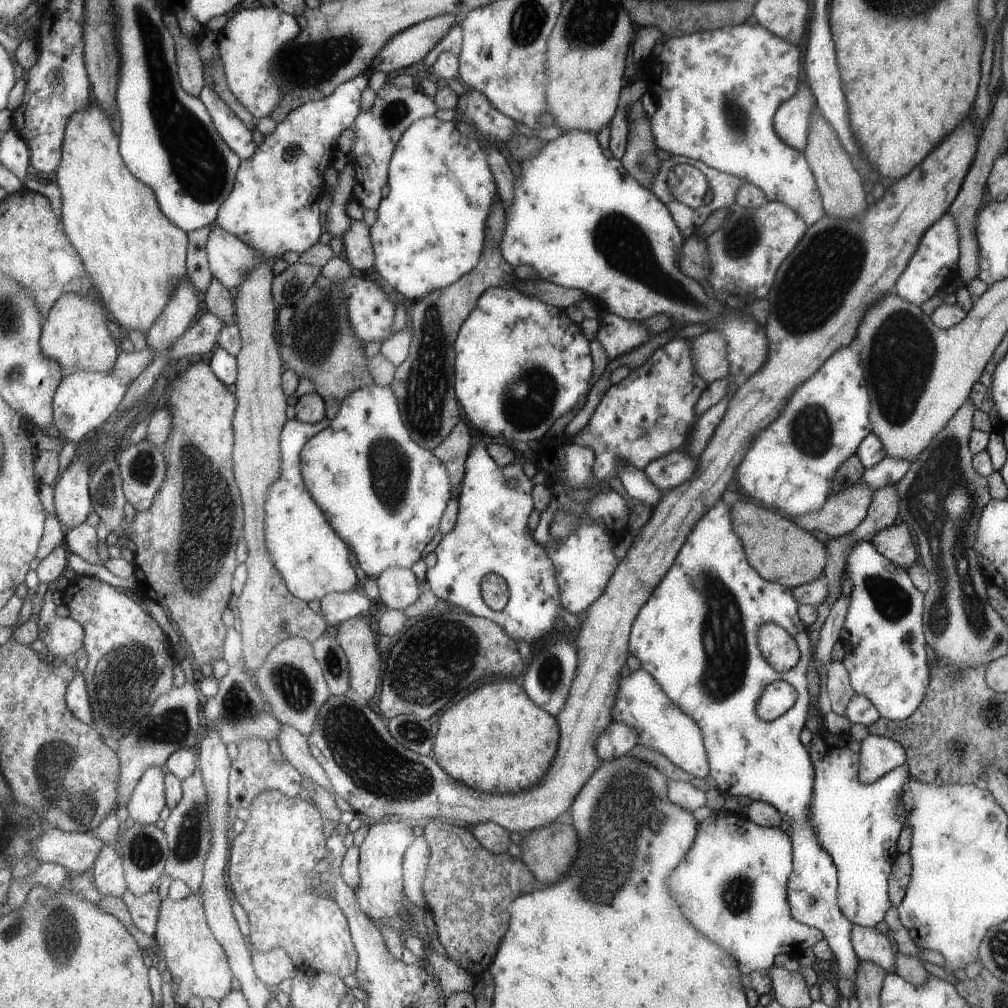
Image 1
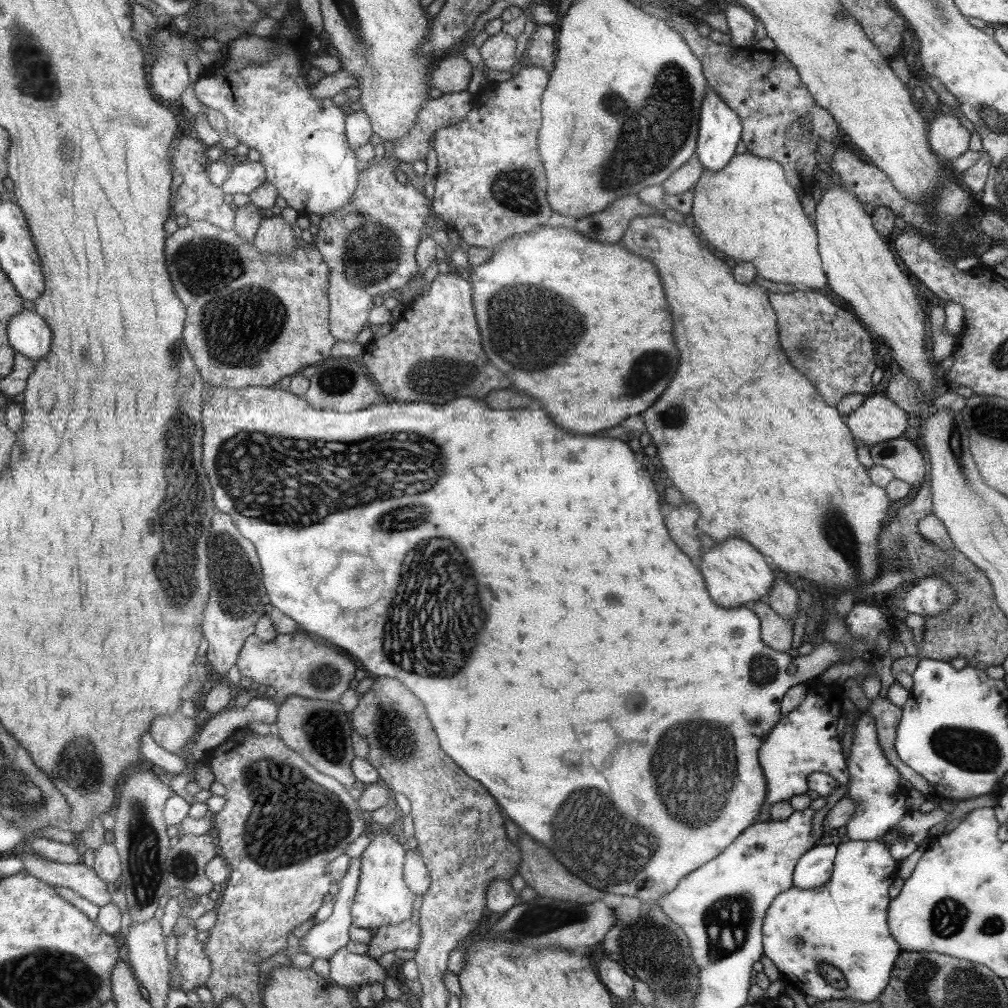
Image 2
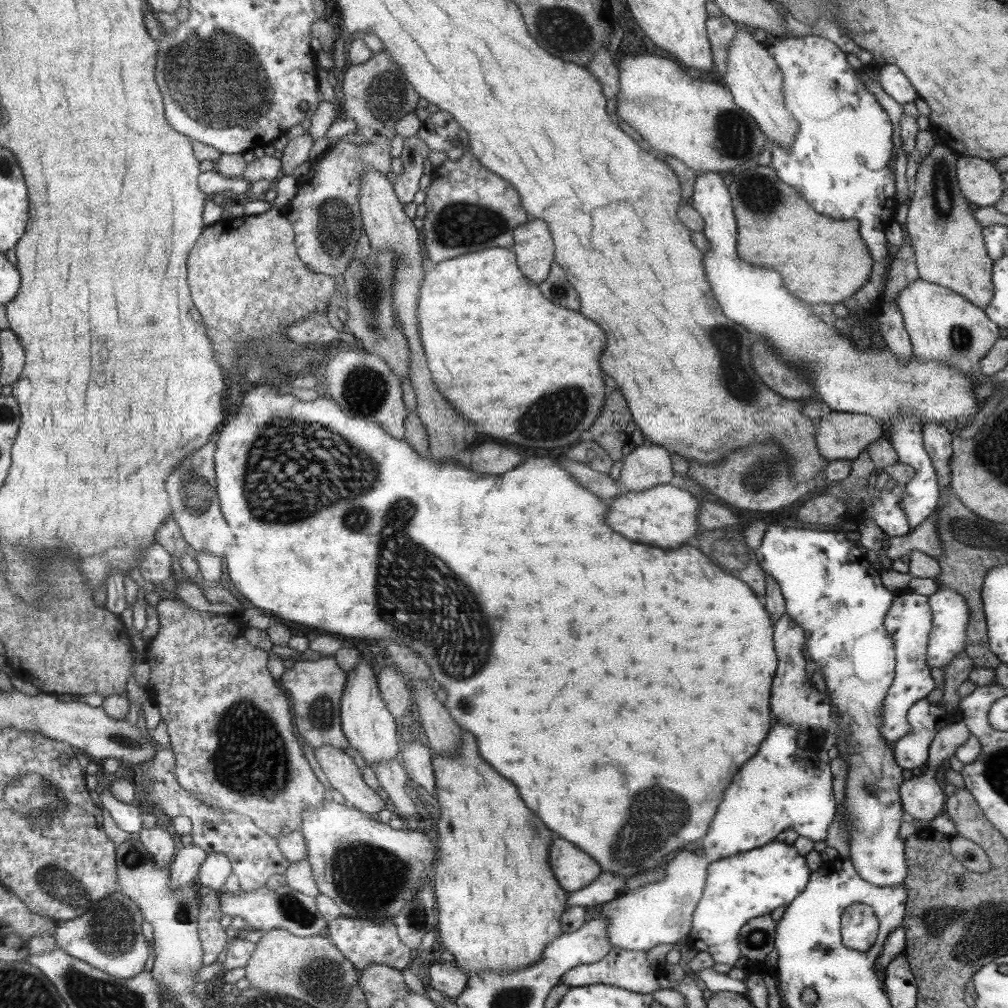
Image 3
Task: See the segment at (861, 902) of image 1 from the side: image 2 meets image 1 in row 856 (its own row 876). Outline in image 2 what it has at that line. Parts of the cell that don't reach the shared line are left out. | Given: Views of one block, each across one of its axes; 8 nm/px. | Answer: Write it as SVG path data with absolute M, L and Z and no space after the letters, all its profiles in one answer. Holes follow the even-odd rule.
M843 839L841 843L836 846L837 855L834 858L834 869L831 872L831 879L827 881L827 885L819 887L815 890L789 888L783 891L781 895L777 895L770 907L766 910L766 915L763 917L763 956L769 958L776 966L779 974L788 984L795 987L801 994L813 996L818 1001L835 1000L835 998L851 998L853 1000L860 1000L861 1002L871 1002L877 998L882 990L885 989L886 984L890 980L891 968L894 967L895 959L901 954L898 942L890 935L889 924L886 915L889 913L889 896L887 896L887 888L891 886L893 878L895 878L895 860L889 856L890 850L887 850L879 841L848 841Z

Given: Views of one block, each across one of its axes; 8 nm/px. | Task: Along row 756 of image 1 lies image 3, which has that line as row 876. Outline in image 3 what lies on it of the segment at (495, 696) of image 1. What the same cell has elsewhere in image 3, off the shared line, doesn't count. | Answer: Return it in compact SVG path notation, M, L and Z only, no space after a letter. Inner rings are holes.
M461 730L460 748L450 754L431 757L441 818L437 822L437 848L435 876L431 882L437 903L437 931L441 946L468 977L486 970L493 973L517 972L537 962L547 944L562 932L561 918L565 910L565 892L555 880L552 868L547 866L547 840L535 840L535 832L527 820L531 812L523 806L515 786L501 778L487 766L475 746L475 738Z

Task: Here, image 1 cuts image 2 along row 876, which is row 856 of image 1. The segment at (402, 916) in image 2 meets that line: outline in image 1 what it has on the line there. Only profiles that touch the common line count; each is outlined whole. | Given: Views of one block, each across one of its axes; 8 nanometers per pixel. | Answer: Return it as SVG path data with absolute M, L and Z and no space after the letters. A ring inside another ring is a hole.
M399 819L396 822L371 821L369 830L359 844L359 884L355 886L354 894L363 910L375 926L392 926L393 929L405 938L404 932L397 928L395 916L401 910L403 892L401 892L401 856L405 856L407 846L415 841L413 830L406 820Z

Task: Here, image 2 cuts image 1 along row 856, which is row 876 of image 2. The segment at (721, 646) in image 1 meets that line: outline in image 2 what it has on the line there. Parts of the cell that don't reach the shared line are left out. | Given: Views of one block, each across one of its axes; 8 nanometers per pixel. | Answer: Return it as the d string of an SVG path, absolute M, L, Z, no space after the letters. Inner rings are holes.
M816 844L795 863L793 872L793 887L797 889L815 890L831 879L834 869L834 858L837 855L836 846Z

